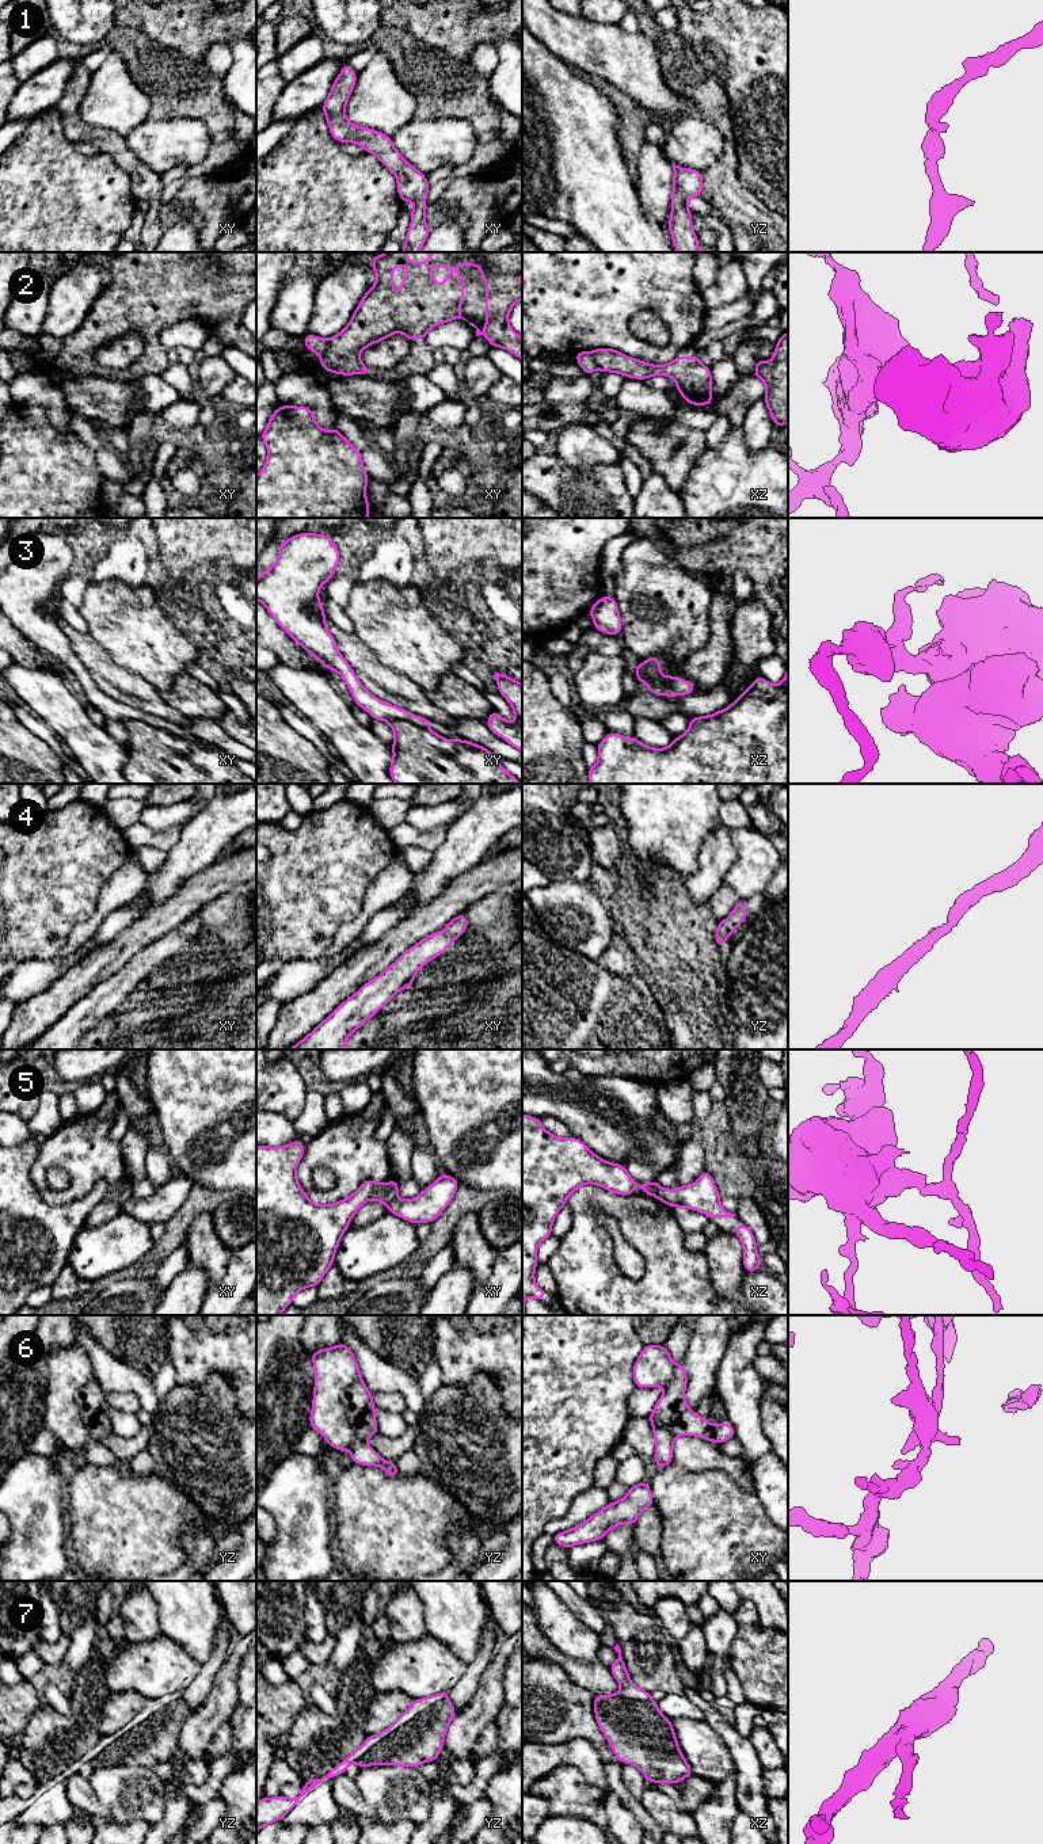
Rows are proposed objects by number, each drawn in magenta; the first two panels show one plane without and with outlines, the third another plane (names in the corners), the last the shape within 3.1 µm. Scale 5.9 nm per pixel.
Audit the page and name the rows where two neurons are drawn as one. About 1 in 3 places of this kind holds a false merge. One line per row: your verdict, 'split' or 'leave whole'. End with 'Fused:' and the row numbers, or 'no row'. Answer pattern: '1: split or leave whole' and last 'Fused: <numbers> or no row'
1: leave whole
2: split
3: split
4: leave whole
5: split
6: split
7: split
Fused: 2, 3, 5, 6, 7

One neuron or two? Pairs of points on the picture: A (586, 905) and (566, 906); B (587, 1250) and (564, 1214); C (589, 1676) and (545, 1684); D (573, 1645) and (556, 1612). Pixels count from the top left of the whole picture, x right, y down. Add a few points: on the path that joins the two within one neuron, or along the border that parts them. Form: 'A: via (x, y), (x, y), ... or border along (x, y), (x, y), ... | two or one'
A: via (581, 906), (571, 906) | one
B: border along (566, 1204), (571, 1214), (571, 1227), (560, 1238) | two
C: border along (544, 1661), (558, 1664), (592, 1695) | two
D: via (570, 1637), (556, 1620) | one

